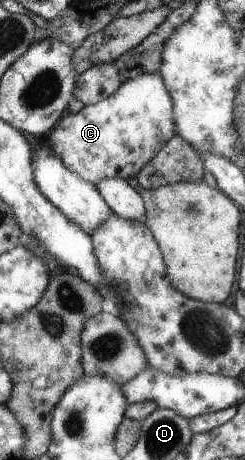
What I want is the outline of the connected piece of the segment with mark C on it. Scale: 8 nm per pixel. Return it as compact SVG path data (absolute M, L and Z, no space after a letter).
M148 73L145 75L140 75L138 78L124 81L121 86L119 86L119 89L107 99L101 100L100 102L94 103L93 105L84 107L80 112L68 113L68 115L63 116L59 123L53 128L51 136L49 136L49 146L52 149L52 152L57 157L60 157L62 159L63 165L71 173L78 175L82 180L85 180L87 183L97 185L101 180L109 178L122 179L127 181L128 178L134 178L143 169L143 166L146 166L149 163L149 160L152 160L152 157L155 156L155 154L159 152L159 150L163 148L163 146L175 135L172 109L173 104L171 96L169 95L167 88L164 86L160 74Z

